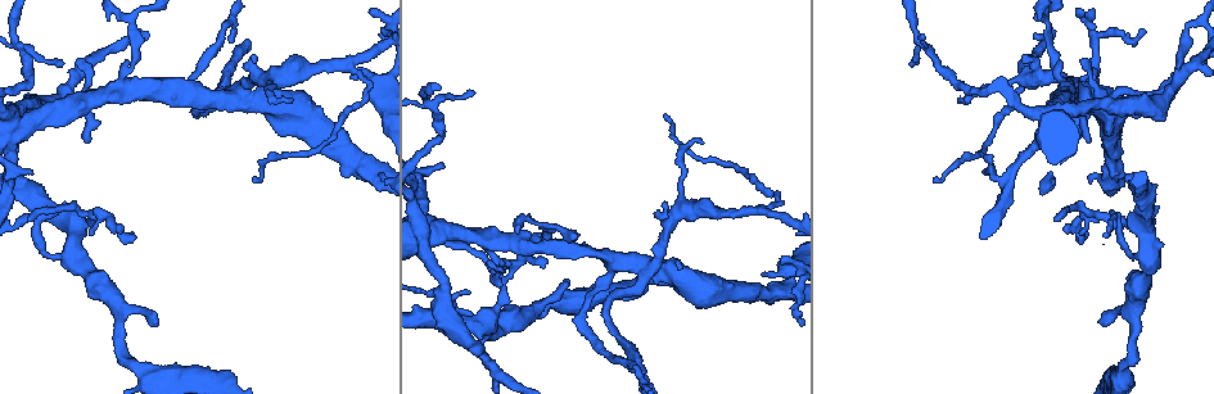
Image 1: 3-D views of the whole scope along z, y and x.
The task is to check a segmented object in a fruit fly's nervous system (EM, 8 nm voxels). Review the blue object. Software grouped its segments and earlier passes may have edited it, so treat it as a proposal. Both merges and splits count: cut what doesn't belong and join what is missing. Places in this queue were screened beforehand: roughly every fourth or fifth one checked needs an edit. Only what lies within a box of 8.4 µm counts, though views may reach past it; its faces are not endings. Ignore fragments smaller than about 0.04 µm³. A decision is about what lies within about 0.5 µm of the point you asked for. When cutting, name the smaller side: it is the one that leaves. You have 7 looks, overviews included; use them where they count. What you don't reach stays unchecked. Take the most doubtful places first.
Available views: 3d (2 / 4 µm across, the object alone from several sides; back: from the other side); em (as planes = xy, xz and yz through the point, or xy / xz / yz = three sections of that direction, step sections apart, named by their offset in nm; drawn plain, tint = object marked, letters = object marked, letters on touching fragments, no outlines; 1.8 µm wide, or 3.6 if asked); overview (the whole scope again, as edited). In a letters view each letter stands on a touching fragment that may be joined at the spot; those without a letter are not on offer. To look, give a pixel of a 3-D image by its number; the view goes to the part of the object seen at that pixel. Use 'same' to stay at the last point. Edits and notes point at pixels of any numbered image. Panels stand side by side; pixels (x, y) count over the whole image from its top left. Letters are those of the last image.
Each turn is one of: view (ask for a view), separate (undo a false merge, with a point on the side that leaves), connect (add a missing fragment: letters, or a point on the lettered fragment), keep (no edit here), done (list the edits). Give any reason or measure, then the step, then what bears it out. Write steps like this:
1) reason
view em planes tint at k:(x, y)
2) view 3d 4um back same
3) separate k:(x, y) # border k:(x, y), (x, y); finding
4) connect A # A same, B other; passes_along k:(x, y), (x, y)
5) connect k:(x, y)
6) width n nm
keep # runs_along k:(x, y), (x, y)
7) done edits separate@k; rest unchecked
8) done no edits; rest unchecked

sudden change in width
view em xz step 4 letters at 1:(236, 97)

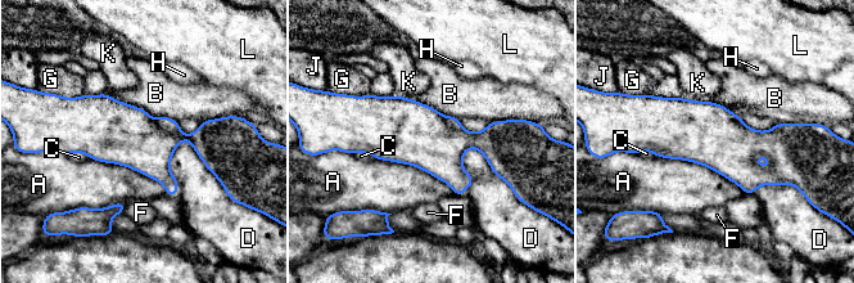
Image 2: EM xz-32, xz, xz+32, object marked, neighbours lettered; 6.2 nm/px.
width 380 nm
separate 2:(170, 125) # A other, B other, C other, D other, F other, G other, H other, J other, K other, L other; border 2:(154, 120), (170, 133), (181, 133); a second cell is stuck on

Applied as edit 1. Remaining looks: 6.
redraw
view overview

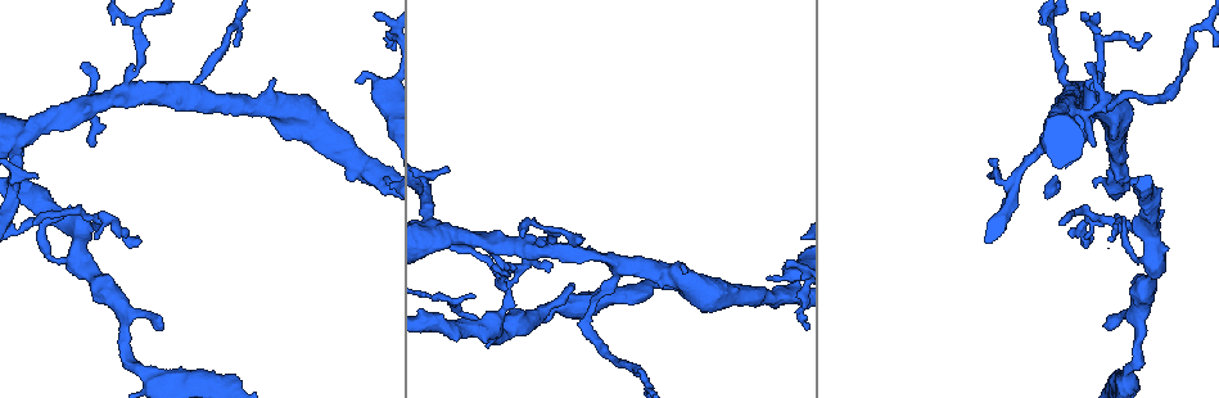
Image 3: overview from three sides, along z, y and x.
thin end
view em planes letters at 3:(1090, 238)

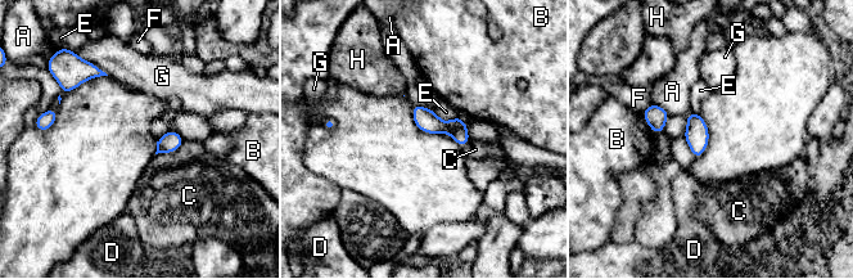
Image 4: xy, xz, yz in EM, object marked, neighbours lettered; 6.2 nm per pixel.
keep # A other, B other, C other, D other, E other, F other, G other, H other; runs_along 4:(415, 108), (465, 139); none of them fits

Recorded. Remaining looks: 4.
branch stops here
view em xy step 8 letters at 3:(1099, 81)

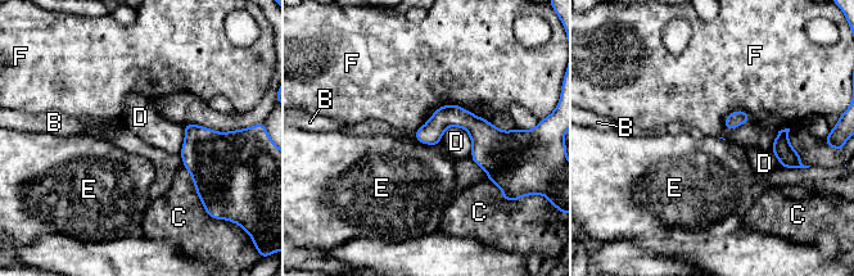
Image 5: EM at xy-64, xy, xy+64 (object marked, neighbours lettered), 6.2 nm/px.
view em planes letters same

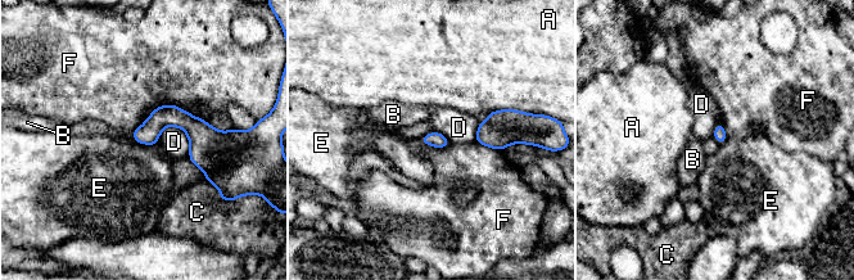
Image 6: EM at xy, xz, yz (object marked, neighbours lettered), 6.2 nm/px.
longest_contact D 260 nm
keep # A other, B other, C other, D other, E other, F other; border 6:(423, 144), (437, 148); no lettered fragment goes on from it

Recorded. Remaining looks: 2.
done edits separate@2; rest unchecked

